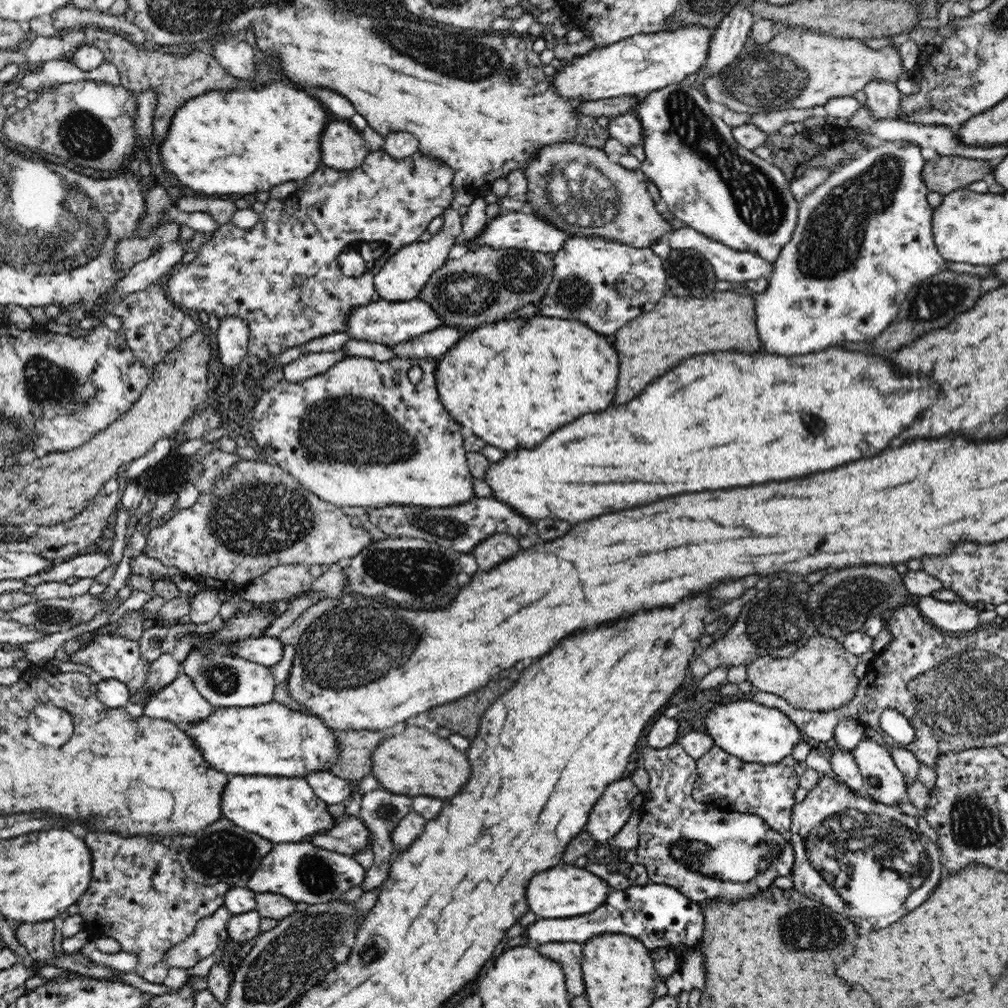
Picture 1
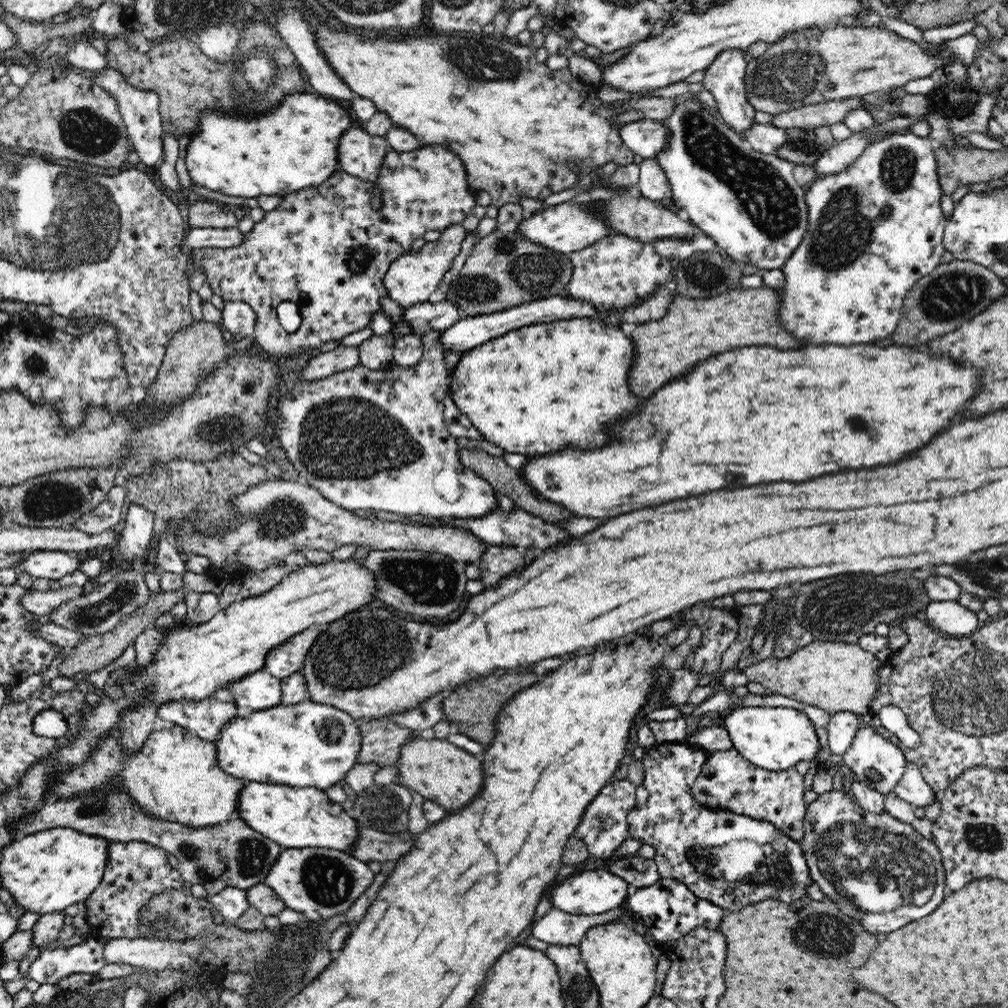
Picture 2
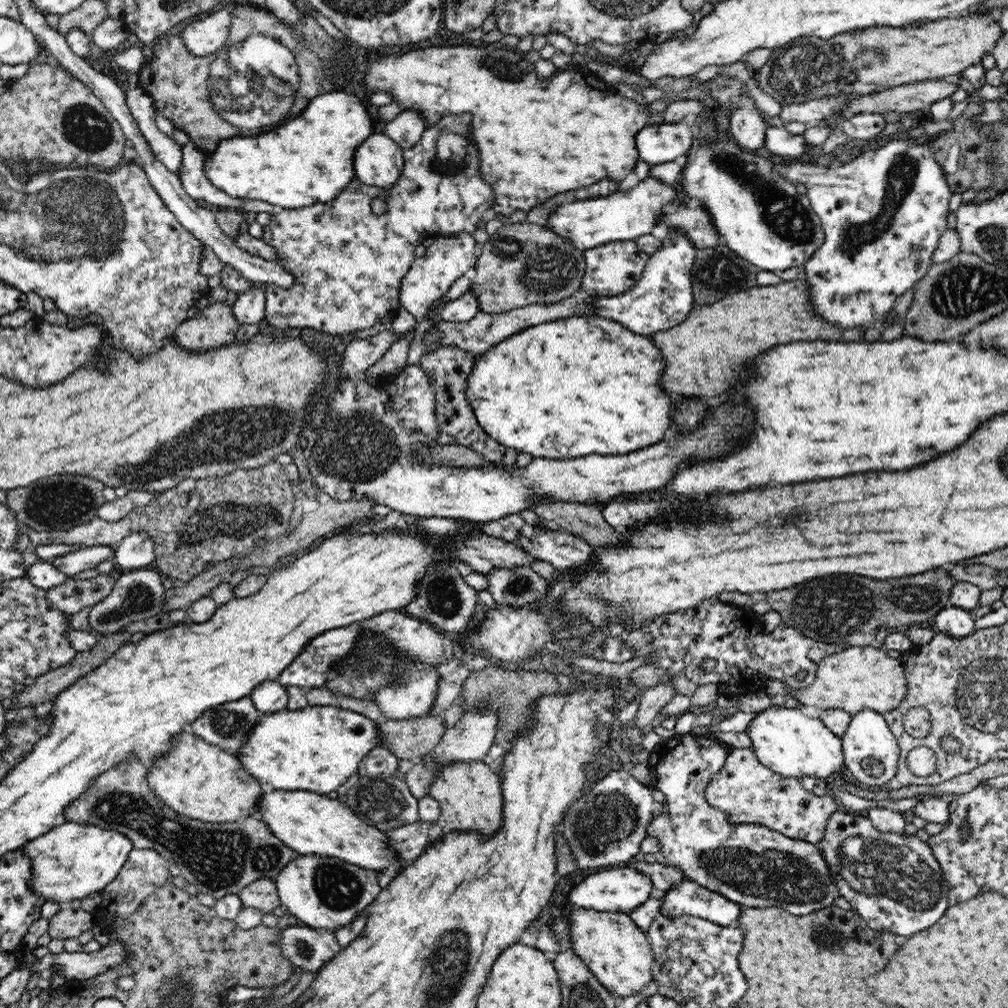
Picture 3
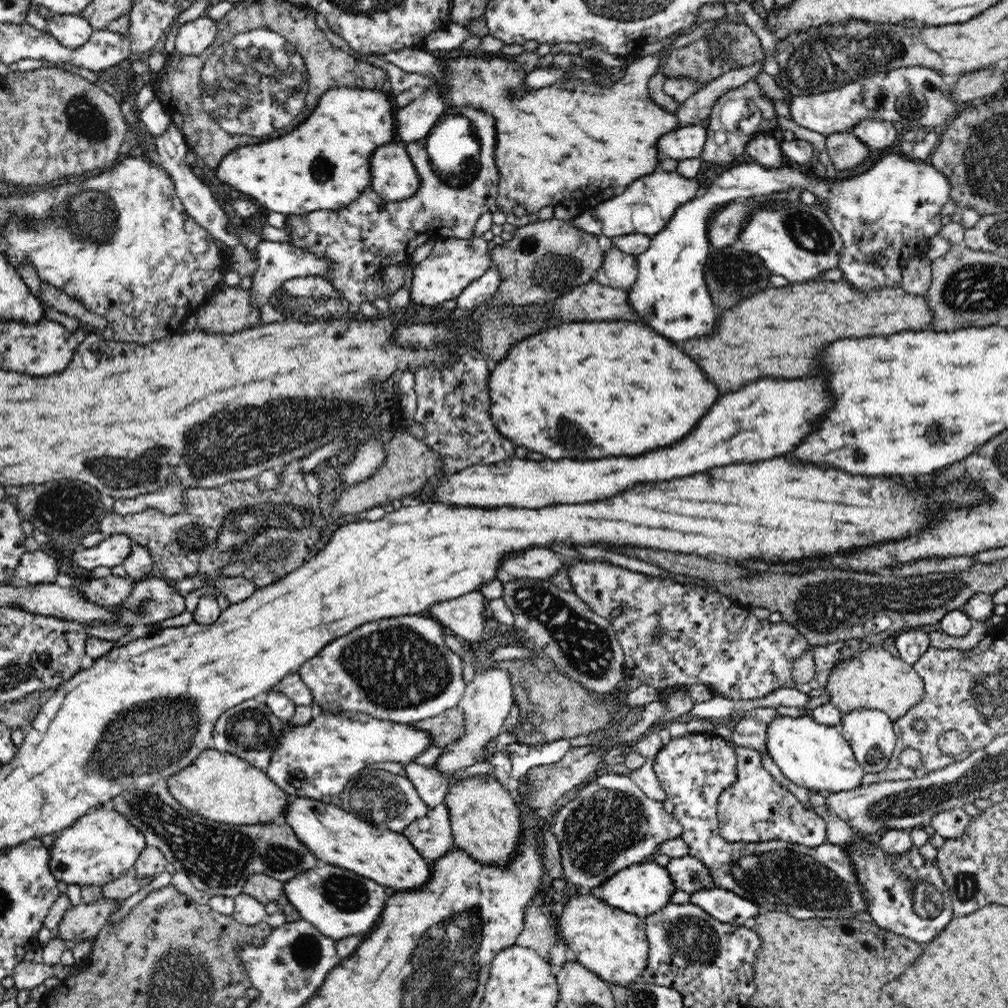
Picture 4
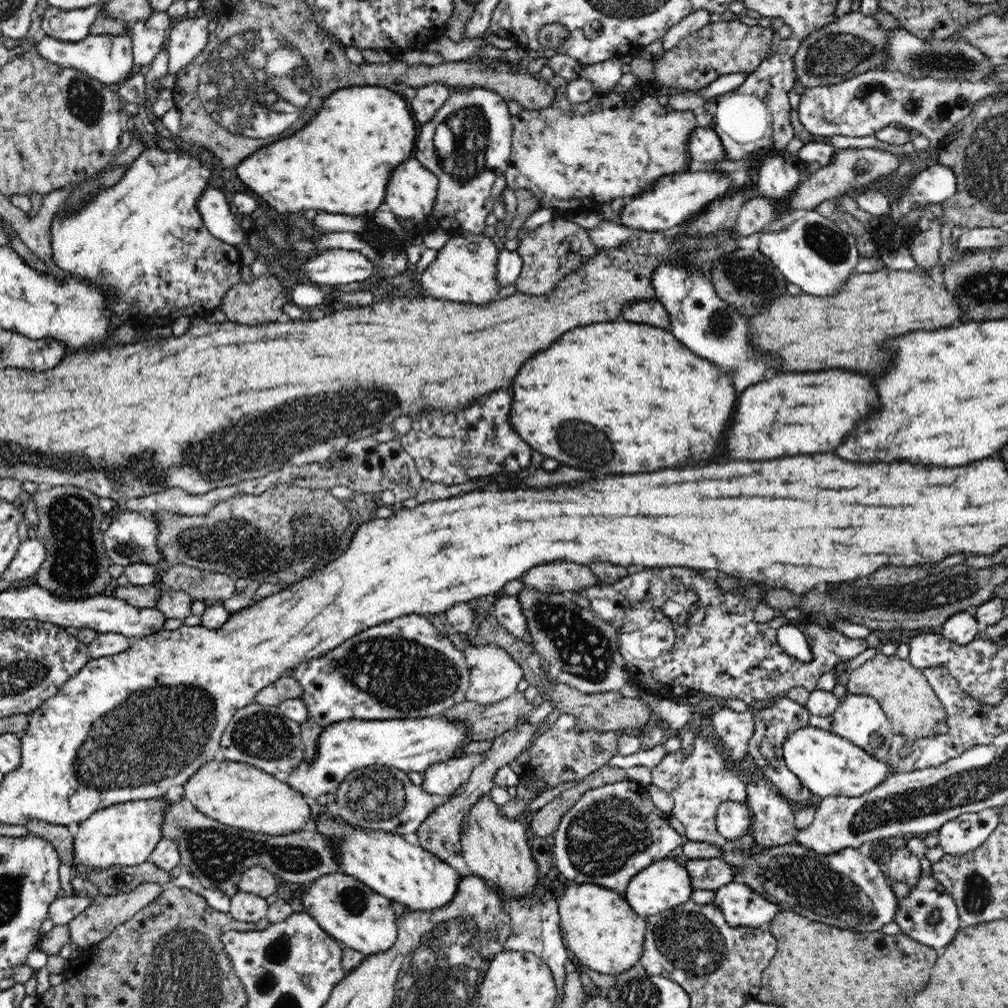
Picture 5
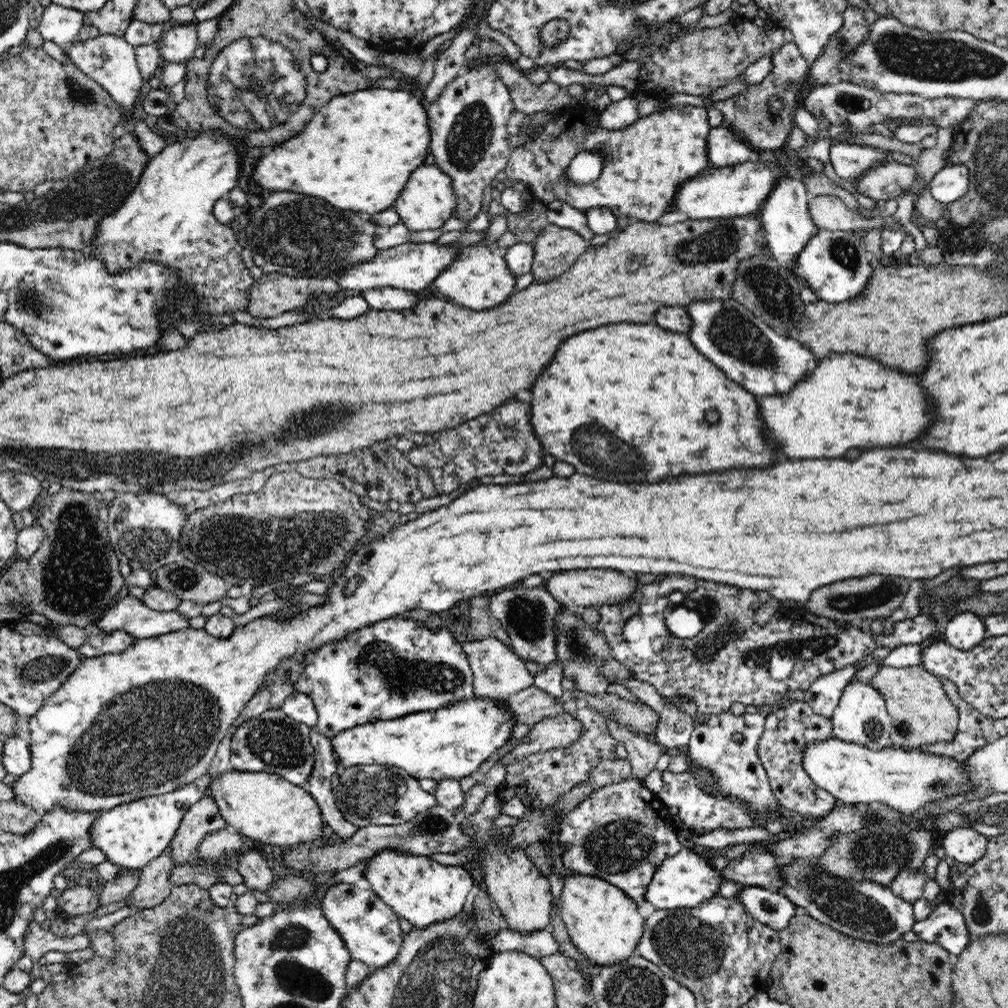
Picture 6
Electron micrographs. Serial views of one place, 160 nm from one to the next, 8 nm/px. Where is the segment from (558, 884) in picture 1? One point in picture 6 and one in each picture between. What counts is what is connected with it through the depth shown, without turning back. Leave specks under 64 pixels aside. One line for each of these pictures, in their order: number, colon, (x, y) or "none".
2: (596, 891)
3: (612, 890)
4: (640, 889)
5: (662, 885)
6: (683, 880)

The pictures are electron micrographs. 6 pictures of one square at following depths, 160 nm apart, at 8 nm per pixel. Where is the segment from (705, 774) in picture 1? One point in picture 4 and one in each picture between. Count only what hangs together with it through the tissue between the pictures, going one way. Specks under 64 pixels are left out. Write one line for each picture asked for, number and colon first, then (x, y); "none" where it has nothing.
2: (728, 782)
3: (744, 789)
4: (756, 808)

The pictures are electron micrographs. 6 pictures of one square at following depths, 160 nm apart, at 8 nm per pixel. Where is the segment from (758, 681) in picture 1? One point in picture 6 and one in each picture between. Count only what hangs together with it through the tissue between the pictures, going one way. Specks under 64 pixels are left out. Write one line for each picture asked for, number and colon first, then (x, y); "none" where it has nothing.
2: (835, 677)
3: (856, 678)
4: (871, 679)
5: (906, 697)
6: (921, 714)

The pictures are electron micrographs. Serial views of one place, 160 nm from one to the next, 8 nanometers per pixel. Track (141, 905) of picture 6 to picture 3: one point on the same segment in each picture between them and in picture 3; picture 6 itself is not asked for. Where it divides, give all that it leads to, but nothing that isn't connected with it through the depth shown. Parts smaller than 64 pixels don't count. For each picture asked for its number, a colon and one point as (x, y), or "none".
3: (66, 923)
4: (80, 922)
5: (94, 923)

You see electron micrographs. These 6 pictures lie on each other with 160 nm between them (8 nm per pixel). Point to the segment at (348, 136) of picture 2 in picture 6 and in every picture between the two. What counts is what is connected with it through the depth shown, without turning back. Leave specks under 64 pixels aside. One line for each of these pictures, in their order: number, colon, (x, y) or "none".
3: (377, 161)
4: (392, 175)
5: (408, 193)
6: (426, 202)

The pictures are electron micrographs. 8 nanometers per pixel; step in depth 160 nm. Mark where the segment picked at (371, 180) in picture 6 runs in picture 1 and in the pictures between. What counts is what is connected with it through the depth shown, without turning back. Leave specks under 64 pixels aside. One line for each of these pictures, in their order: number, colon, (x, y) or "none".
1: (234, 142)
2: (293, 146)
3: (309, 159)
4: (323, 165)
5: (340, 162)

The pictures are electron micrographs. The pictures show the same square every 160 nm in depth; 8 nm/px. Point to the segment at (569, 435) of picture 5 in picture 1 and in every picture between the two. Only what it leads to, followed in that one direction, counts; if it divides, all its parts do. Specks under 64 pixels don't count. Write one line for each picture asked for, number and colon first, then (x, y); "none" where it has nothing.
1: (513, 381)
2: (537, 389)
3: (581, 385)
4: (624, 389)

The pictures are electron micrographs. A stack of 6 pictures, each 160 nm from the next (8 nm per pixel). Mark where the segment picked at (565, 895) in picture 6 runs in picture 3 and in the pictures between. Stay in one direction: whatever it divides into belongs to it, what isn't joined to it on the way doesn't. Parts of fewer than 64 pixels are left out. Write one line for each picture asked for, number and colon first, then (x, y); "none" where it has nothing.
3: (620, 956)
4: (611, 943)
5: (602, 932)

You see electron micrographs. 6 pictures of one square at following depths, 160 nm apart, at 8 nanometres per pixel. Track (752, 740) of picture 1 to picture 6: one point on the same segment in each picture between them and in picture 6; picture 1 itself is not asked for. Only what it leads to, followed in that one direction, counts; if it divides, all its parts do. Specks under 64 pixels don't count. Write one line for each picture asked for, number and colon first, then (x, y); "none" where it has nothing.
2: (775, 739)
3: (785, 740)
4: (809, 754)
5: (825, 763)
6: (904, 780)

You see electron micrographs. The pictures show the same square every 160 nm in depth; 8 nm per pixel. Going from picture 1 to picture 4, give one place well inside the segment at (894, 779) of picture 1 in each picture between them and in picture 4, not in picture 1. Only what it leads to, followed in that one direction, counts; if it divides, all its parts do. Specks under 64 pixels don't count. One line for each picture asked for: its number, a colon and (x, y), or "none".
2: (879, 764)
3: (870, 751)
4: (870, 733)

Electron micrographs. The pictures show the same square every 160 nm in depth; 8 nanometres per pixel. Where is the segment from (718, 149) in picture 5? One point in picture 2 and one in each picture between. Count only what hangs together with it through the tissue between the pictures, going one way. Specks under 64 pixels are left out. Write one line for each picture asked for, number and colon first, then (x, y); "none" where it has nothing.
2: (645, 137)
3: (664, 142)
4: (687, 142)

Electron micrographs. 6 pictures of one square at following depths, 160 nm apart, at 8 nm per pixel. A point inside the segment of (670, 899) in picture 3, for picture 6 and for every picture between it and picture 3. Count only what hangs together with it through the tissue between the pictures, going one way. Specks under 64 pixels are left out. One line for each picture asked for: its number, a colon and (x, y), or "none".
4: (723, 905)
5: (741, 906)
6: (769, 907)

